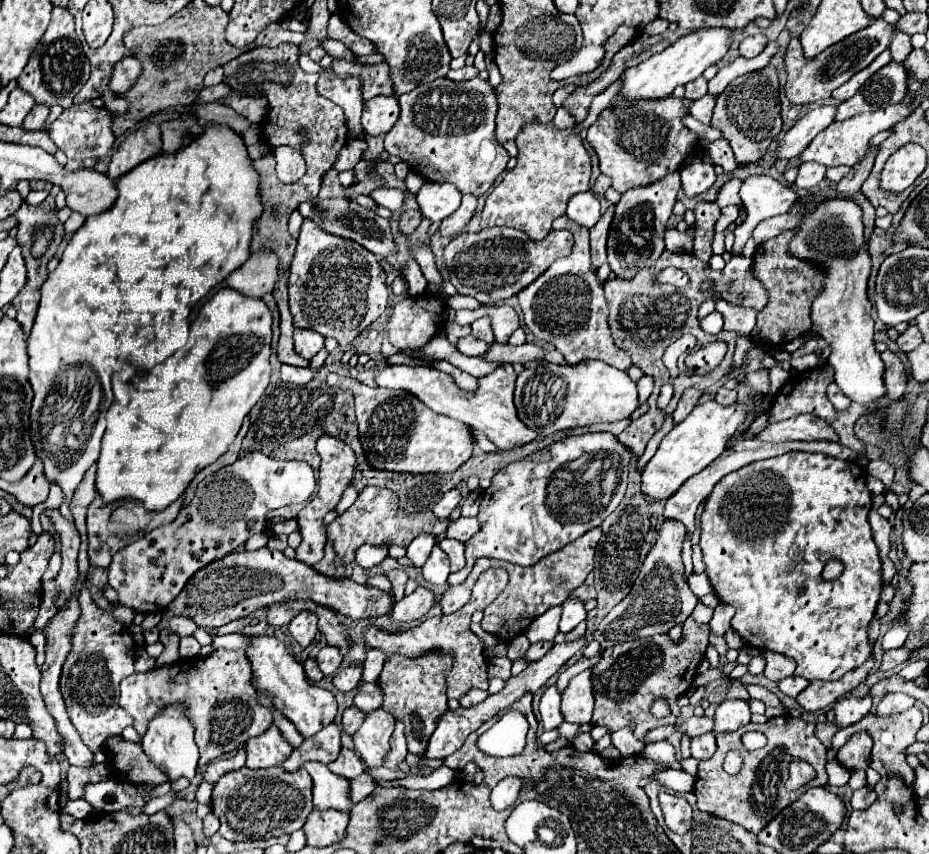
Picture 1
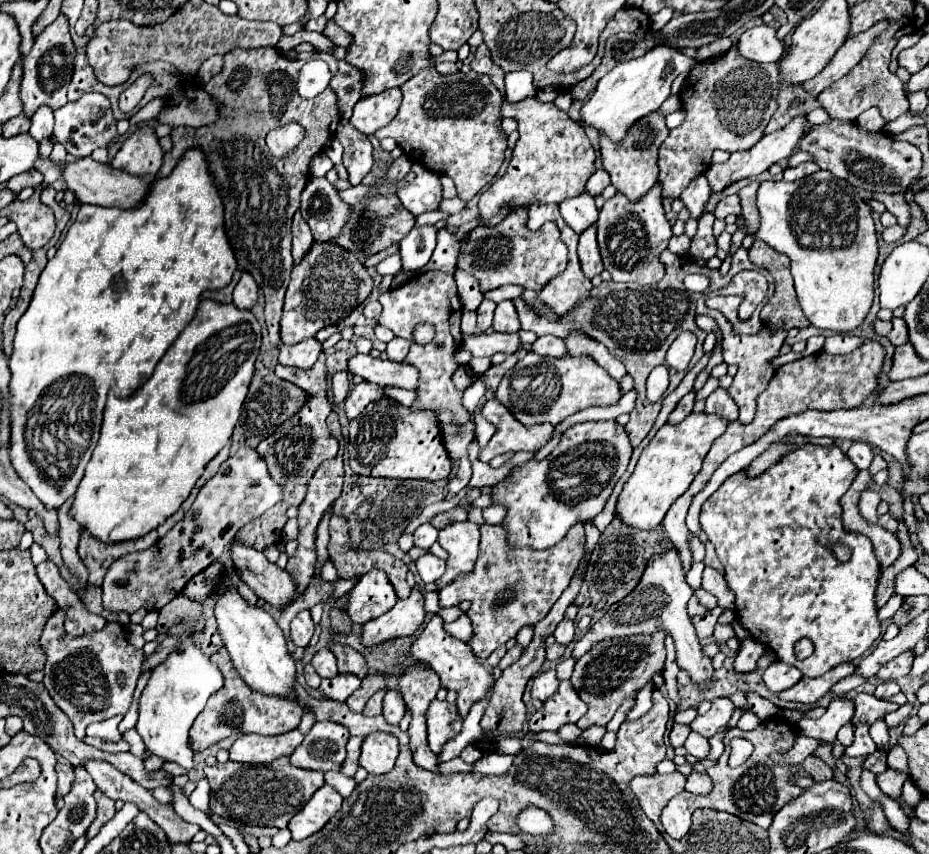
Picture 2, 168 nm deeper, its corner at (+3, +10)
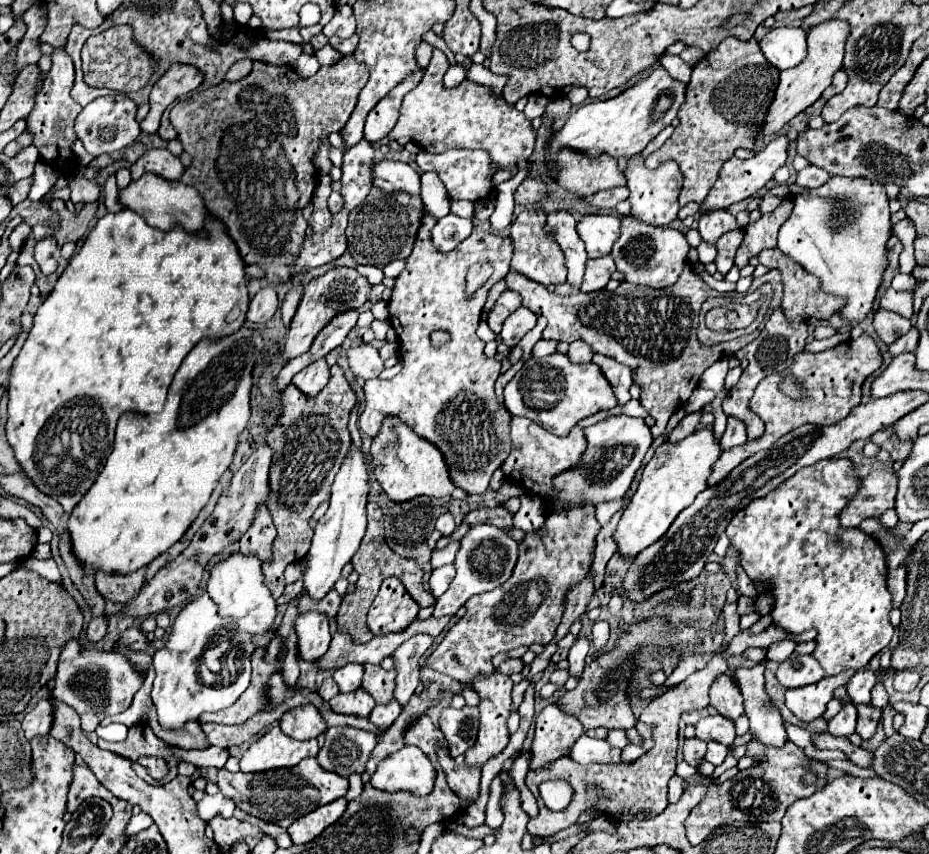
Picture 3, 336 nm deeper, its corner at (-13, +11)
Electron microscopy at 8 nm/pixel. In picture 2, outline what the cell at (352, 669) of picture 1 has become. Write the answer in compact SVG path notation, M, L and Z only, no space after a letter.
M340 674L340 676L336 676L336 680L322 680L318 690L328 700L346 702L350 698L350 694L358 688L360 688L360 680L356 680L348 674Z

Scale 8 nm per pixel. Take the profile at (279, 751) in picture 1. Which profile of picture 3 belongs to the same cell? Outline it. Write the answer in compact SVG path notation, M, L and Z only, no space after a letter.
M272 727L258 741L250 745L250 749L240 759L242 771L266 771L276 767L294 767L304 757L318 755L318 741L294 741L284 735L280 727Z

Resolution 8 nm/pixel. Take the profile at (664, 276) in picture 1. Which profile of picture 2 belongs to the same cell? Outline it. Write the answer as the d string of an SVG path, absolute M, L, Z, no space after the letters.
M660 184L644 196L644 200L630 202L620 194L606 200L600 218L596 224L598 248L604 262L604 268L610 272L616 282L636 282L640 286L656 284L664 278L664 264L660 262L660 252L666 250L668 240L672 238L672 226L664 216Z

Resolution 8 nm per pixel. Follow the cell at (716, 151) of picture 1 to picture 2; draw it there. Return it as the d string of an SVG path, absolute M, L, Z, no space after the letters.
M796 116L796 120L792 120L788 126L772 132L772 134L764 134L758 144L746 152L734 152L730 154L730 158L724 162L724 164L712 164L706 172L706 178L708 178L708 184L710 184L710 190L712 192L722 192L724 188L728 188L730 184L738 182L738 180L744 180L744 178L752 178L752 176L758 176L762 174L764 170L768 170L772 164L780 162L782 158L790 158L790 154L794 152L800 136L804 134L804 122L806 122L806 116Z

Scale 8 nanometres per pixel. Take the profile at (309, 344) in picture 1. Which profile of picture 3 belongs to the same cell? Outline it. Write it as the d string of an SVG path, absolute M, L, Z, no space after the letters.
M316 359L316 363L312 363L312 367L304 367L304 371L296 373L292 381L300 391L304 391L304 395L314 397L330 381L330 367L328 367L326 359Z

